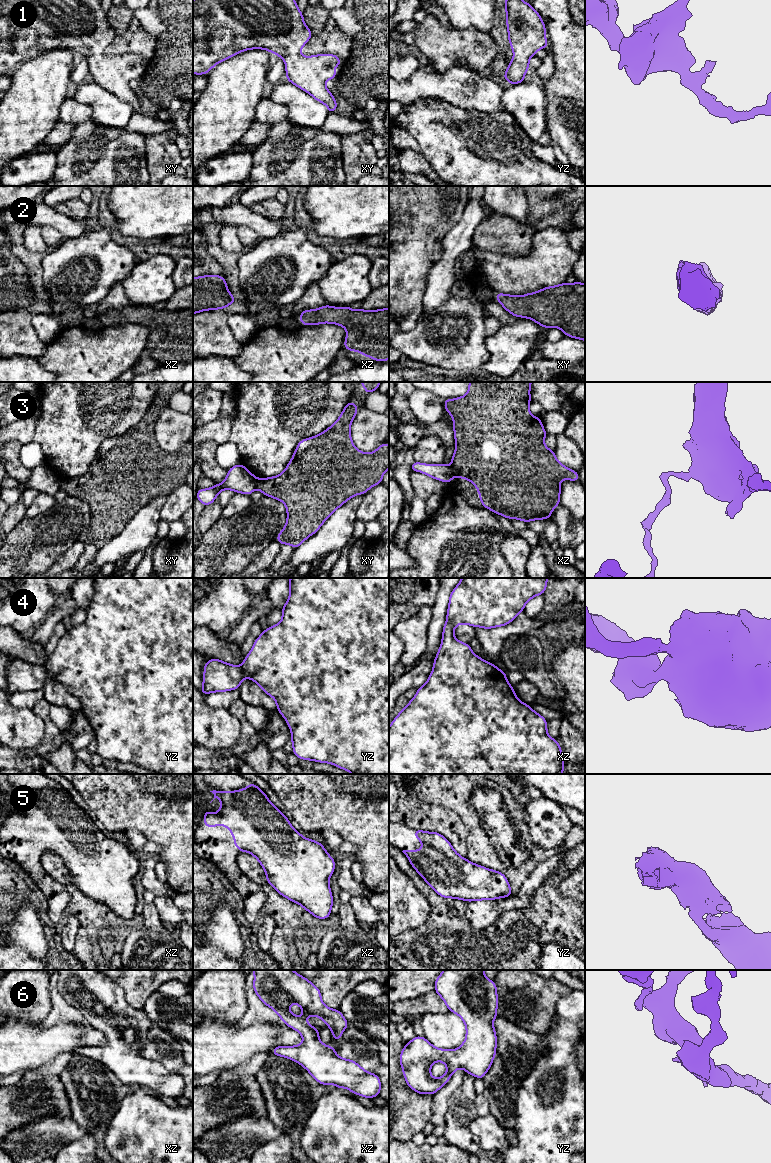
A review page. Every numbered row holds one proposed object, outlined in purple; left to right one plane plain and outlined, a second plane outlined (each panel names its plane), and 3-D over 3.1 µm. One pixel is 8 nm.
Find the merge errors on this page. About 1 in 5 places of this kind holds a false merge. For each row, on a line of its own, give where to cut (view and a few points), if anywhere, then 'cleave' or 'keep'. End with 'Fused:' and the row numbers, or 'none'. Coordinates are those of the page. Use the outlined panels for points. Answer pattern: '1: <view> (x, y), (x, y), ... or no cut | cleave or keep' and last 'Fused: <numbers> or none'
1: no cut | keep
2: no cut | keep
3: xy (258, 479), (256, 487) | cleave
4: no cut | keep
5: no cut | keep
6: no cut | keep
Fused: 3

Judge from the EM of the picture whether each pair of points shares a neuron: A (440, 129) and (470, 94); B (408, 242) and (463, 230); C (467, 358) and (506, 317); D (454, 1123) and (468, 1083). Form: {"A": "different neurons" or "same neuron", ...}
{"A": "different neurons", "B": "different neurons", "C": "different neurons", "D": "same neuron"}

